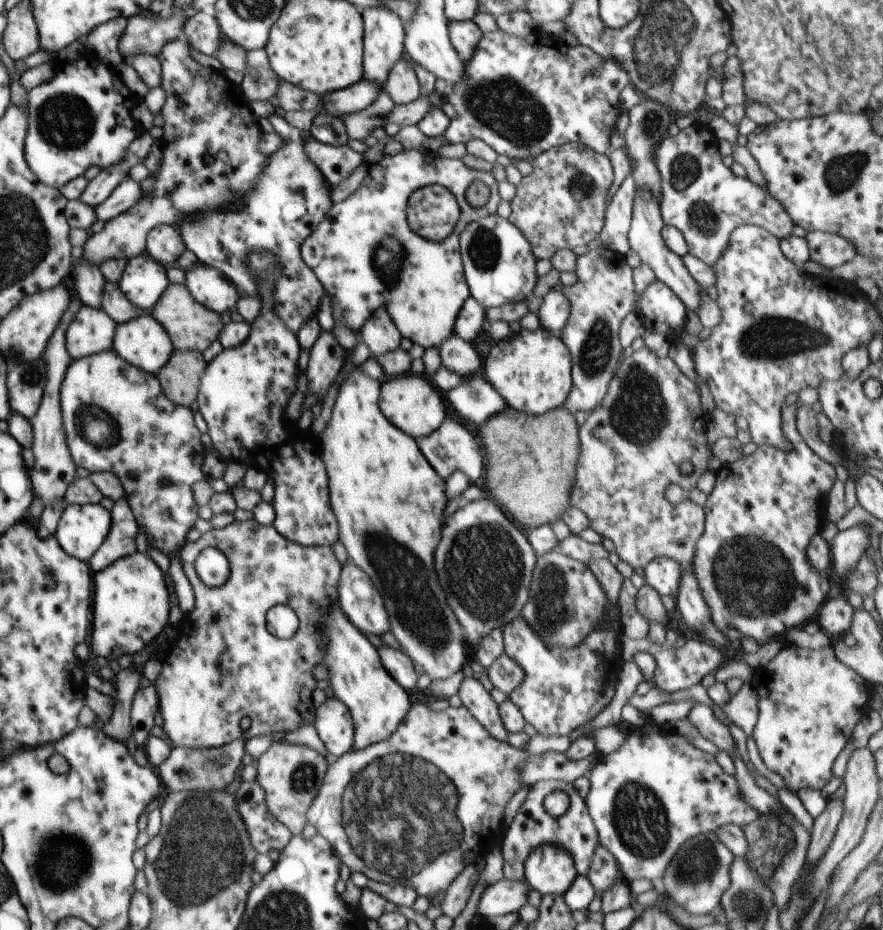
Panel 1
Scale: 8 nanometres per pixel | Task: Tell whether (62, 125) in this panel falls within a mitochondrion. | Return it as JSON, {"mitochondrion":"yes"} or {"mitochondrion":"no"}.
{"mitochondrion":"yes"}

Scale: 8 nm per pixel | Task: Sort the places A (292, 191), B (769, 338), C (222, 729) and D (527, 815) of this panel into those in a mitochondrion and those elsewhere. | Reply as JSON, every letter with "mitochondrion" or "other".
{"A":"mitochondrion","B":"mitochondrion","C":"other","D":"other"}

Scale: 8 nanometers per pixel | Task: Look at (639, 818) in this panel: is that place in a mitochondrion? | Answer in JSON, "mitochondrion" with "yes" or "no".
{"mitochondrion":"yes"}

